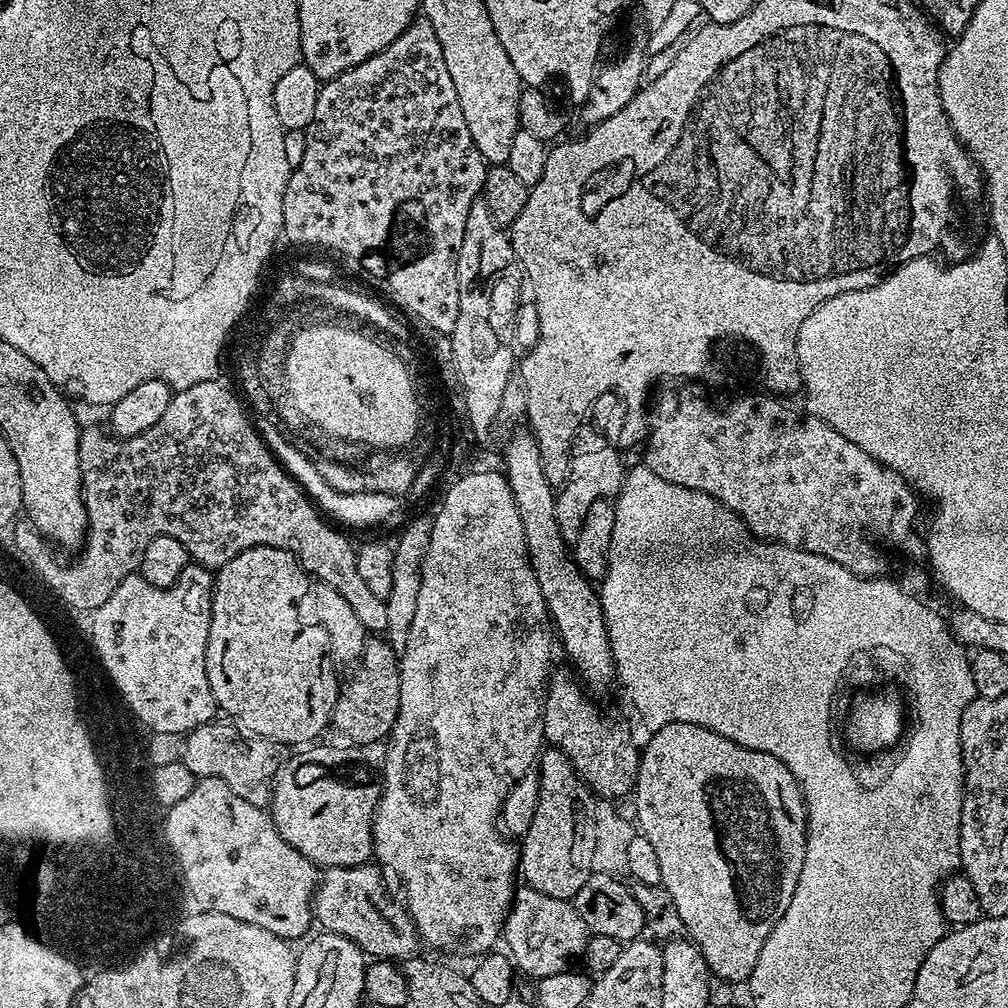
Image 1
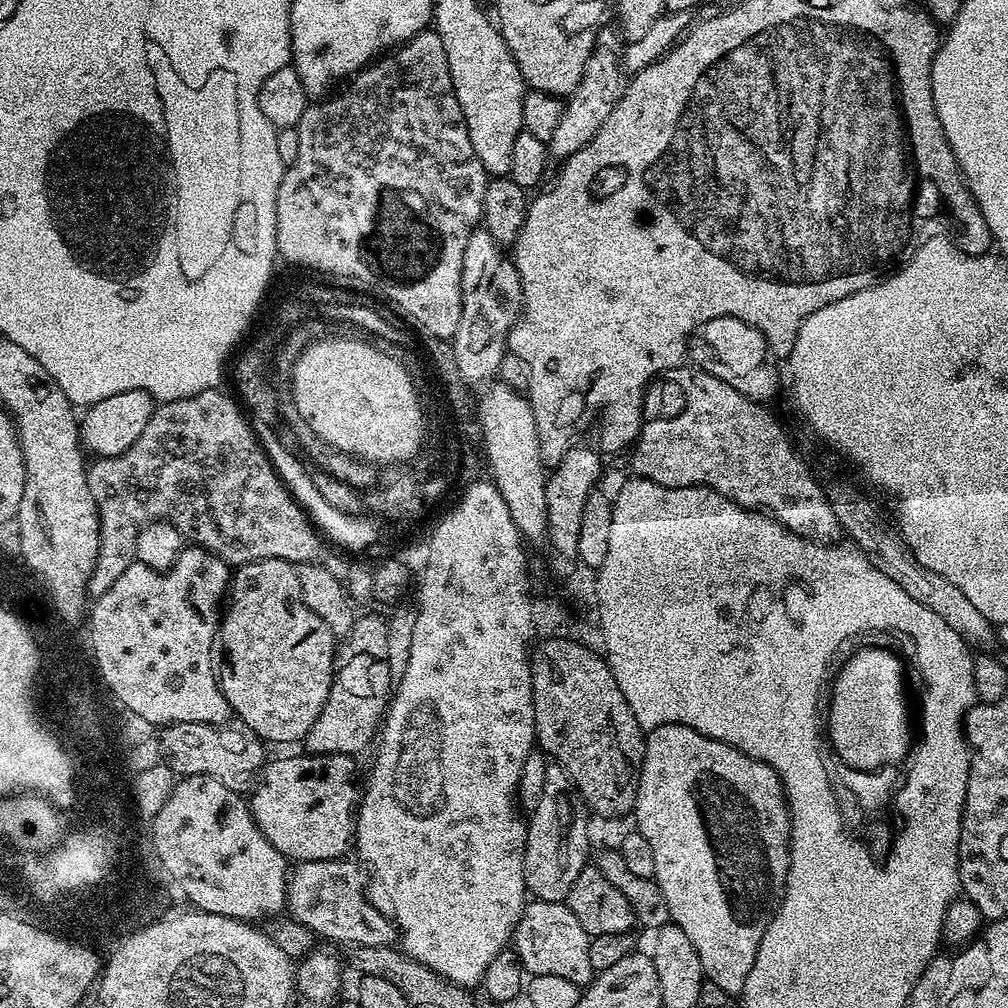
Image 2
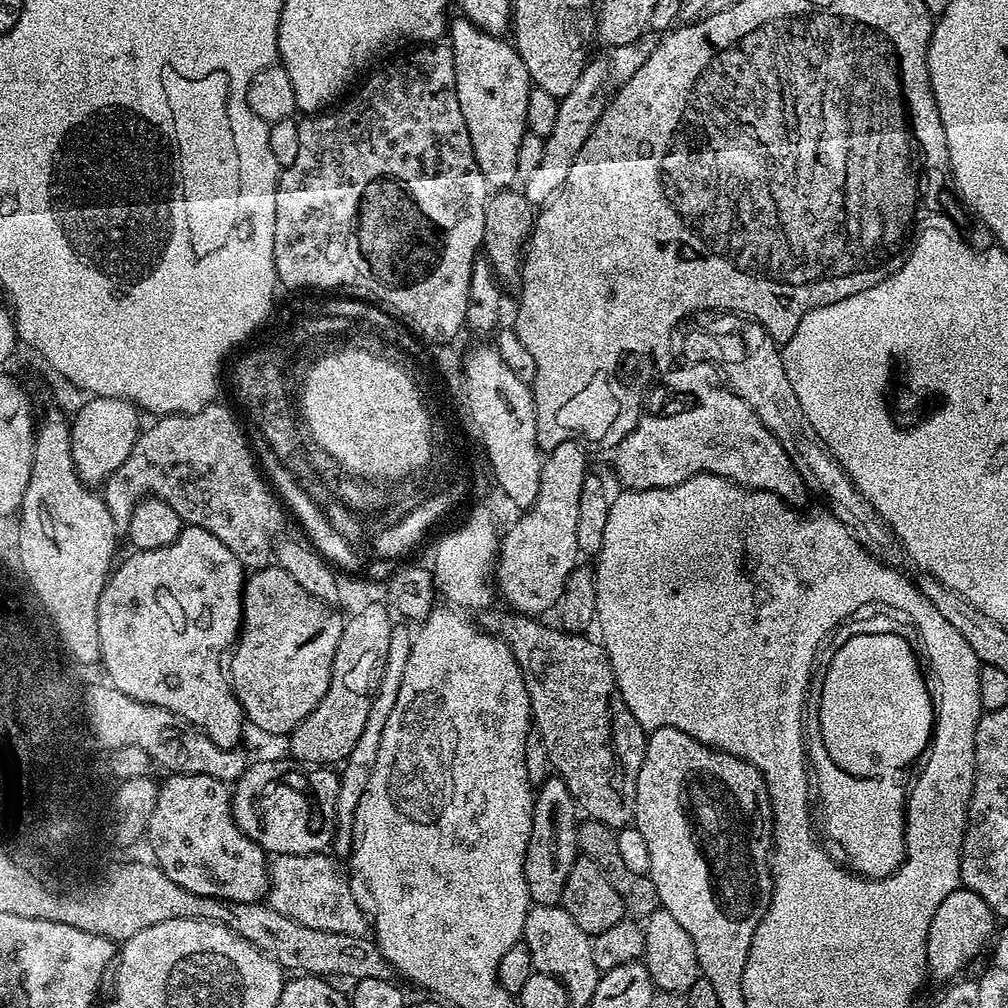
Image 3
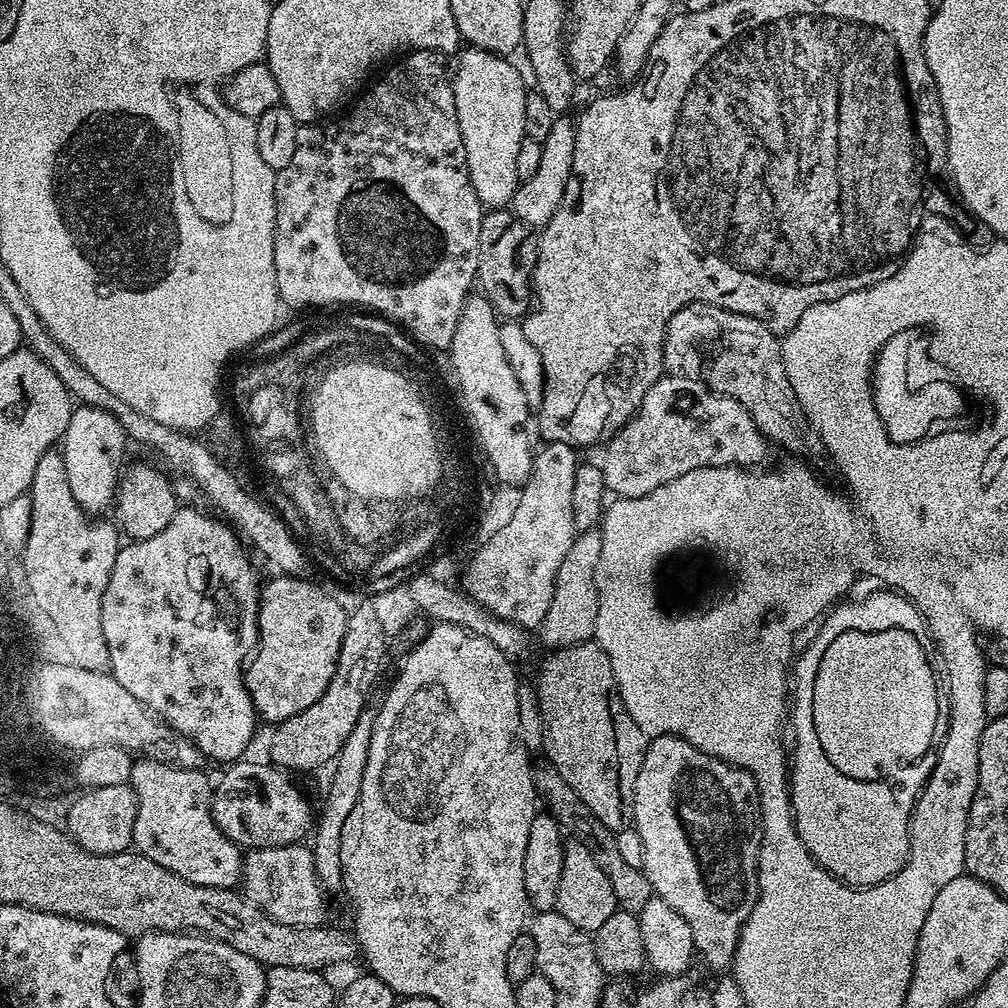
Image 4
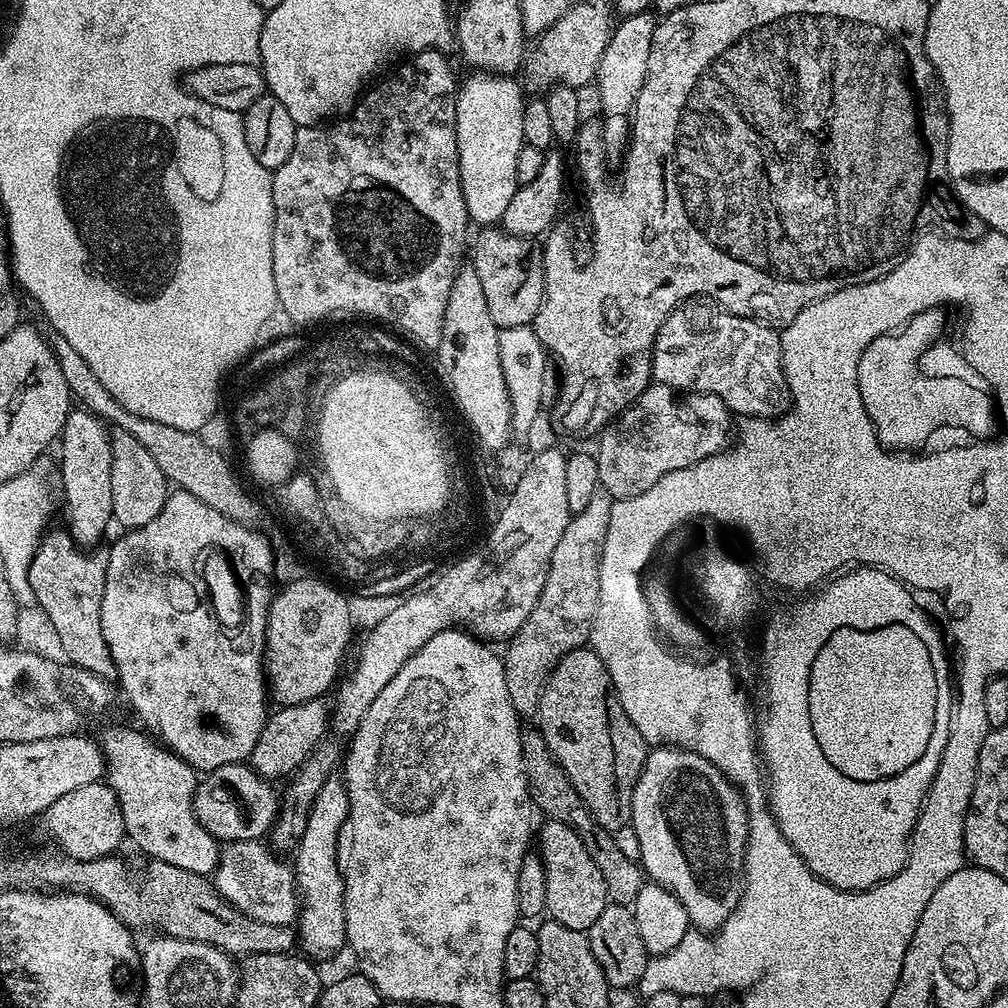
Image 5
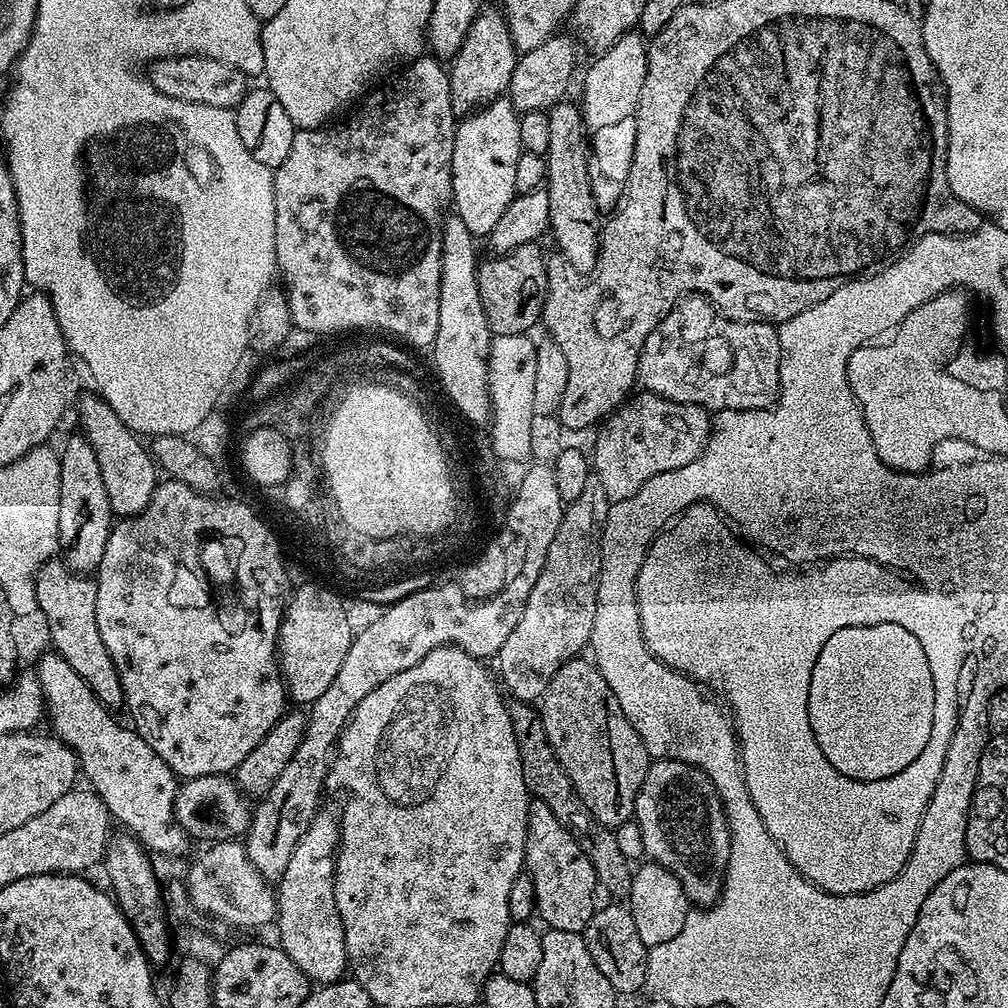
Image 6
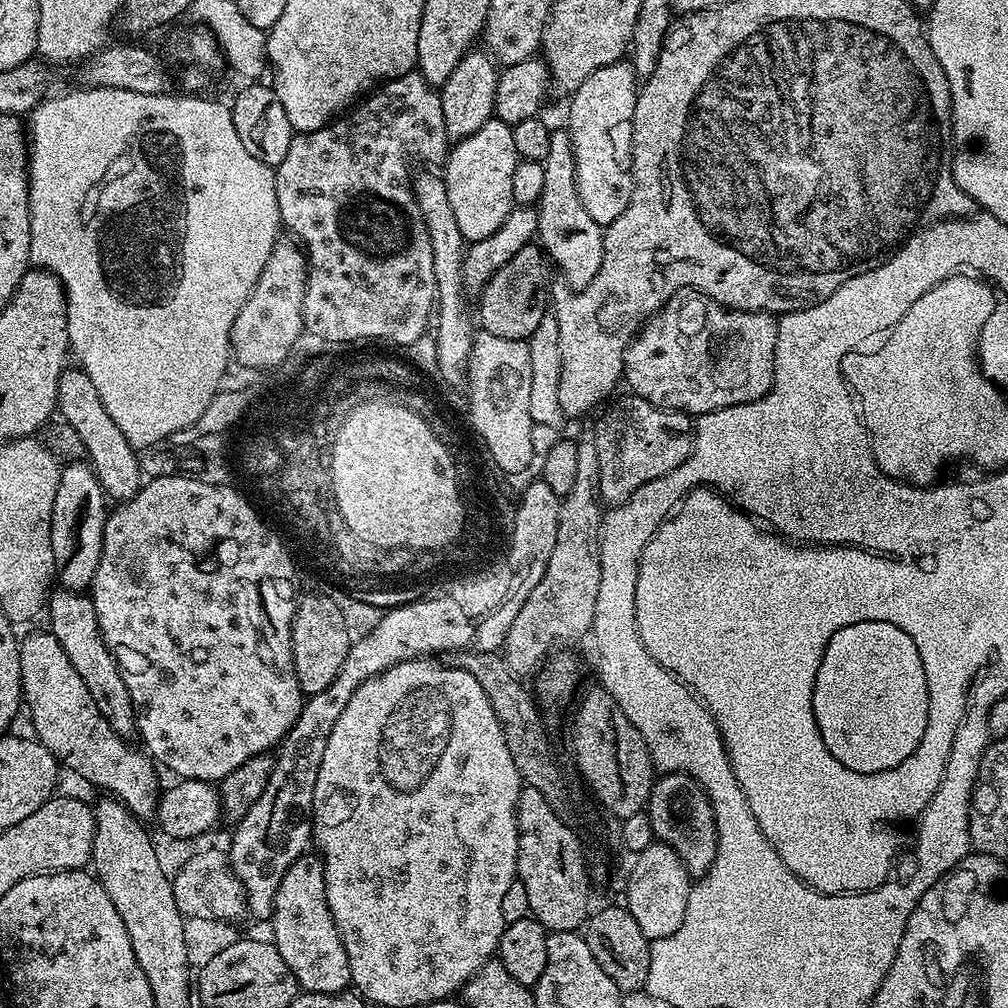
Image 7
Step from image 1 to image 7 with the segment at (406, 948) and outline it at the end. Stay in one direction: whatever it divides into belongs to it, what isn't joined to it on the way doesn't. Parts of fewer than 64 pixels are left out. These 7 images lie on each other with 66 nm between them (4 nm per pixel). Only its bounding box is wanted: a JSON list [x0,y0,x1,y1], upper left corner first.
[172,848,247,922]

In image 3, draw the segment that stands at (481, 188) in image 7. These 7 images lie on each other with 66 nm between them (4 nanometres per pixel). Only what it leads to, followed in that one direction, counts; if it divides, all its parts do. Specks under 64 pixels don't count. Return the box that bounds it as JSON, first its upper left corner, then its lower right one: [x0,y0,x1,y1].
[446,18,533,190]

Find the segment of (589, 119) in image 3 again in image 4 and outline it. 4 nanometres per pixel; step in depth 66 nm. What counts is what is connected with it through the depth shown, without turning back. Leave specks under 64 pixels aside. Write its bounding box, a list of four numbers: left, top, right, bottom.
[510,115,576,230]

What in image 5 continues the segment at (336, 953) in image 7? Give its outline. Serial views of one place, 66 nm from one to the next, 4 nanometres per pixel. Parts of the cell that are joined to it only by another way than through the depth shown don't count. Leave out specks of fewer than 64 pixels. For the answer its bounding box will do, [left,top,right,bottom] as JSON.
[294,774,350,958]

